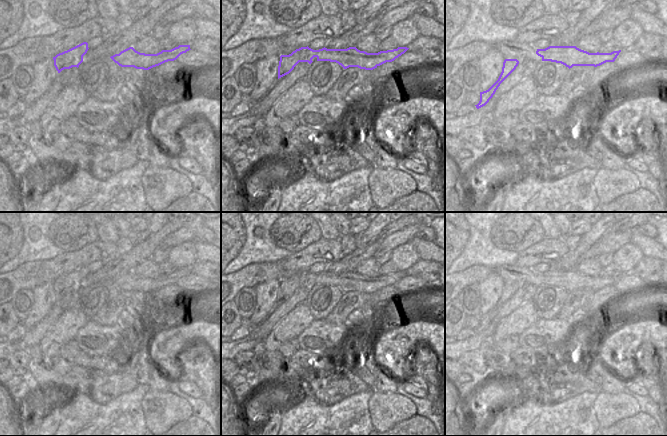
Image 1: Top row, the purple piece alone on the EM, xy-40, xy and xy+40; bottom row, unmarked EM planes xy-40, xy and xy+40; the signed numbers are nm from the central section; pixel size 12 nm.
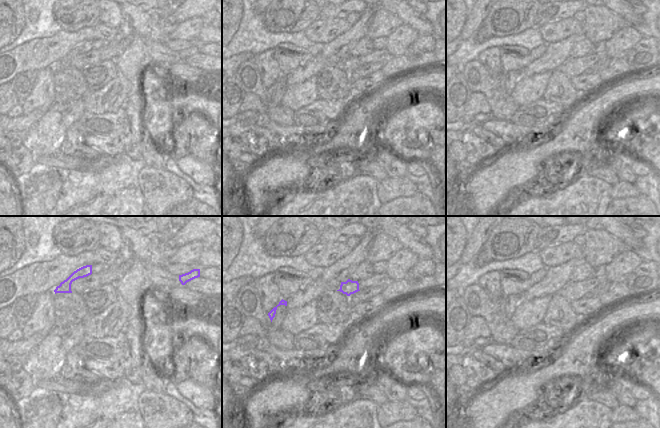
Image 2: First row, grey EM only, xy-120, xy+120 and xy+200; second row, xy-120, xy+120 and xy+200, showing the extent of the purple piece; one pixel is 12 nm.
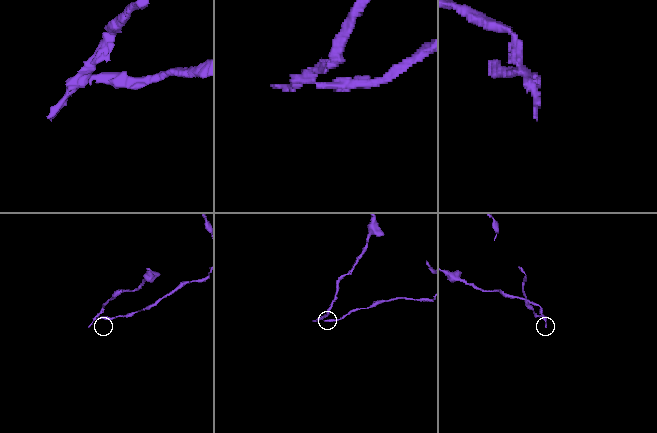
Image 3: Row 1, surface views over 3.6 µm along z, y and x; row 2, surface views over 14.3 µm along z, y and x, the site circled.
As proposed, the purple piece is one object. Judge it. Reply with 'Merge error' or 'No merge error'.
Merge error.

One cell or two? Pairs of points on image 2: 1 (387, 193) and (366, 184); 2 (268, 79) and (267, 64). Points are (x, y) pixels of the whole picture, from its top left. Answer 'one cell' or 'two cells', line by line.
1: two cells
2: one cell

